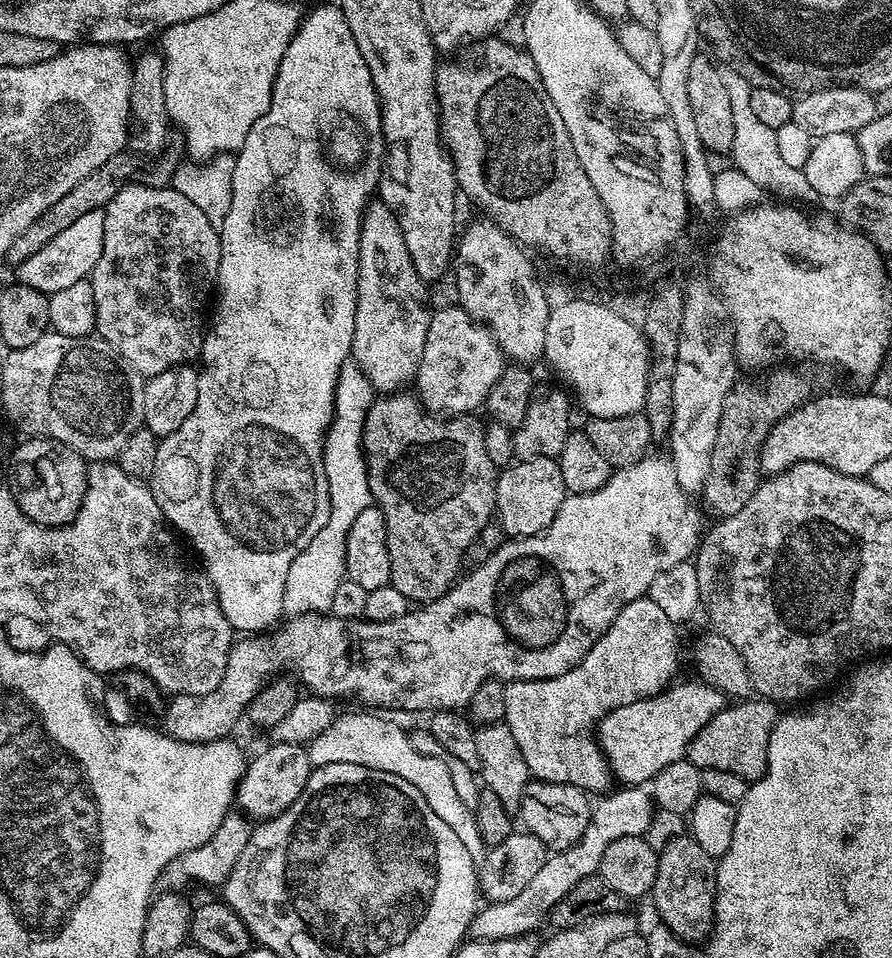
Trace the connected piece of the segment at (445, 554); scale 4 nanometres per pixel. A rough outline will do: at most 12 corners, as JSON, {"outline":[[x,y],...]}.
{"outline":[[411,395],[364,419],[390,586],[437,600],[493,519],[485,437]]}

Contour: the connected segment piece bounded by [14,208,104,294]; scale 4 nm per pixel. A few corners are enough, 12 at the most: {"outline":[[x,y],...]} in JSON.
{"outline":[[90,210],[15,265],[45,294],[91,277],[104,210]]}

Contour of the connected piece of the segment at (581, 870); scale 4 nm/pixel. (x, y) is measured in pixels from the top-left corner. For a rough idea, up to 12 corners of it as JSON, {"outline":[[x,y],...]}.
{"outline":[[640,786],[591,805],[569,848],[553,851],[514,898],[489,903],[475,939],[535,933],[610,842],[644,836],[654,813]]}

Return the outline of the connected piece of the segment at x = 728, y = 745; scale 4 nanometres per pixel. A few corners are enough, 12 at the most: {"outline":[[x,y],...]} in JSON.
{"outline":[[729,703],[688,744],[695,768],[759,780],[777,705]]}

